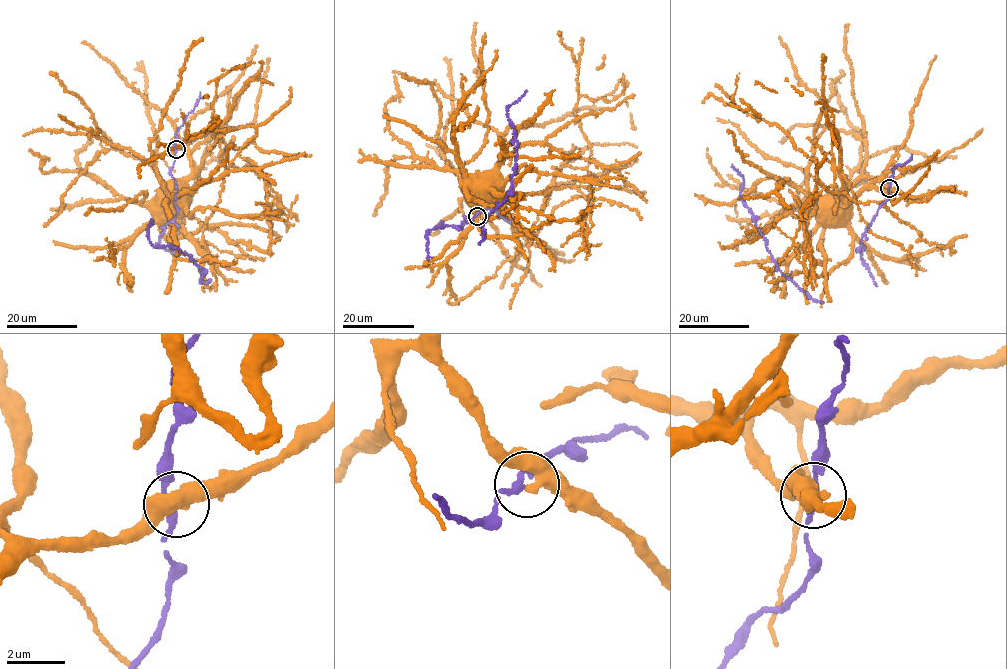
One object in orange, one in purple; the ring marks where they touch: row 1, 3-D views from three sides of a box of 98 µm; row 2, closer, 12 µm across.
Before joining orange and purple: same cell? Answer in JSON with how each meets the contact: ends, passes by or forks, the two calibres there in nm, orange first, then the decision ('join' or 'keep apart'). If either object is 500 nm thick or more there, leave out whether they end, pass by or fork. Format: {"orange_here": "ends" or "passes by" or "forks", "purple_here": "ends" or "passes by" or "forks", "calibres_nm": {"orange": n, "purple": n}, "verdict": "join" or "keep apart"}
{"orange_here": "passes by", "purple_here": "passes by", "calibres_nm": {"orange": 360, "purple": 190}, "verdict": "keep apart"}

